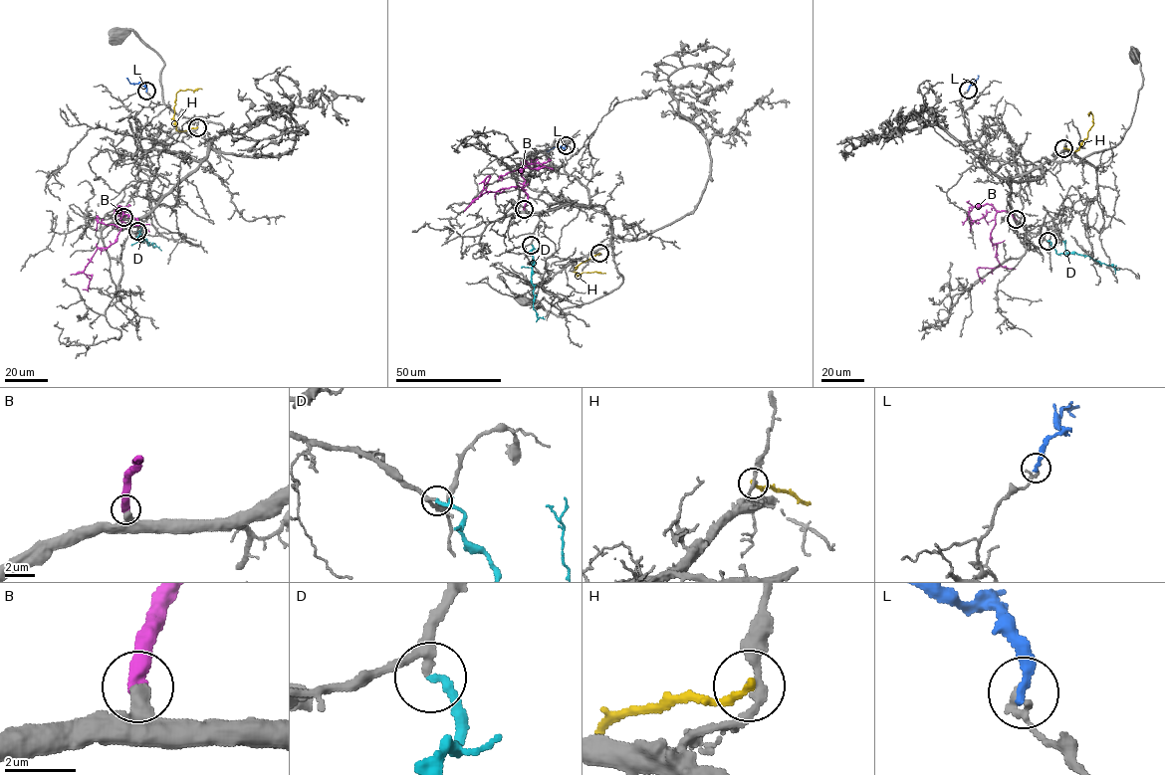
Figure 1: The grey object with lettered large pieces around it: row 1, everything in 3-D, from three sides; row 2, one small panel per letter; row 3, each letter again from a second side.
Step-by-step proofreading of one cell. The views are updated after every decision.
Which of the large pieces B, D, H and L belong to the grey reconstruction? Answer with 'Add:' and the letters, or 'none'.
Add: B, D

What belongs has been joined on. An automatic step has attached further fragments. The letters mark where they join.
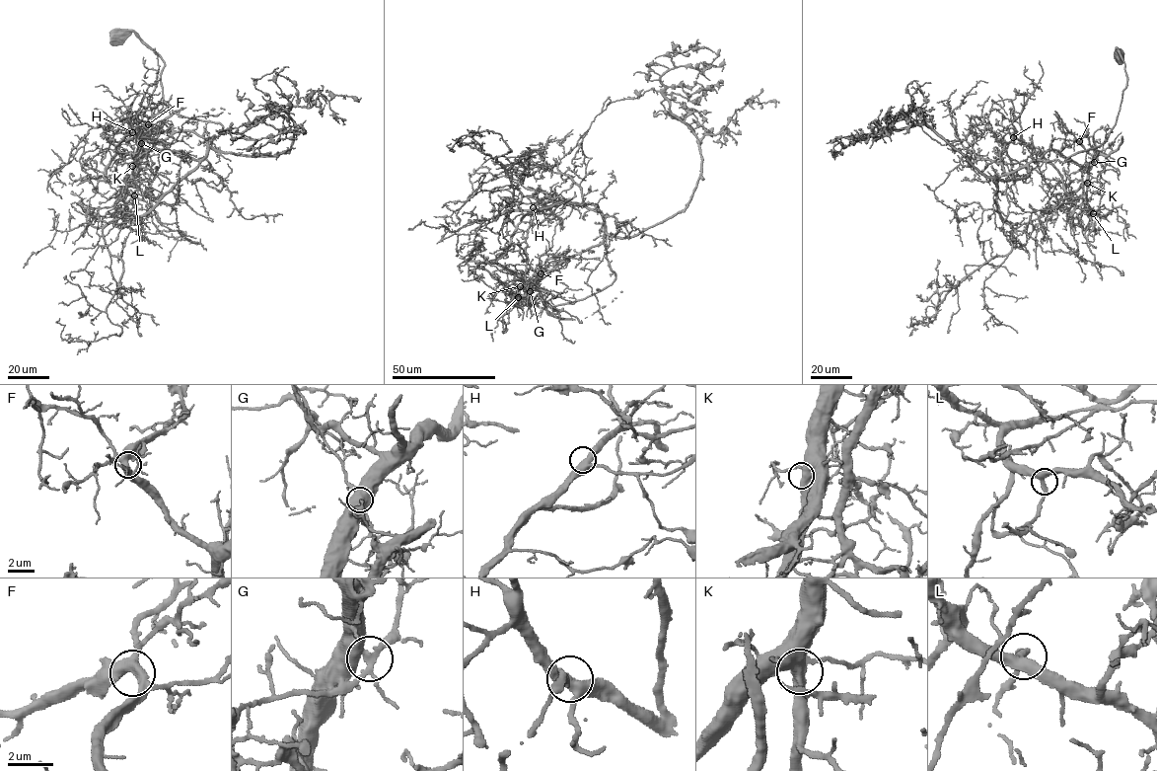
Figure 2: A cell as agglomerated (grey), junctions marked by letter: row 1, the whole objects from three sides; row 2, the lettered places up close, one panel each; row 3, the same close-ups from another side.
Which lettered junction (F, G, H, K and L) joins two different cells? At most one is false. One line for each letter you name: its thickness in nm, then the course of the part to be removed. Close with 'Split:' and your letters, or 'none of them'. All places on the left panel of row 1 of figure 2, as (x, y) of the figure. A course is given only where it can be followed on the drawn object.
G: Thickness 360 nm. Course of the part to remove: (141, 143), (135, 171), (111, 182), (107, 167), (141, 120), (155, 88), (158, 71), (144, 65), (143, 57)
Split: G

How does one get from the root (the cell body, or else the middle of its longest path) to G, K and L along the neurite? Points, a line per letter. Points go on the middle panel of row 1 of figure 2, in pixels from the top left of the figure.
G: (517, 297), (555, 314), (557, 305), (603, 290), (614, 278), (606, 246), (568, 257), (531, 291)
K: (517, 297), (533, 298), (555, 314), (557, 305), (592, 296), (614, 276), (600, 244), (520, 286)
L: (517, 297), (555, 314), (557, 305), (603, 290), (614, 278), (606, 246), (570, 256), (513, 288), (518, 297)

